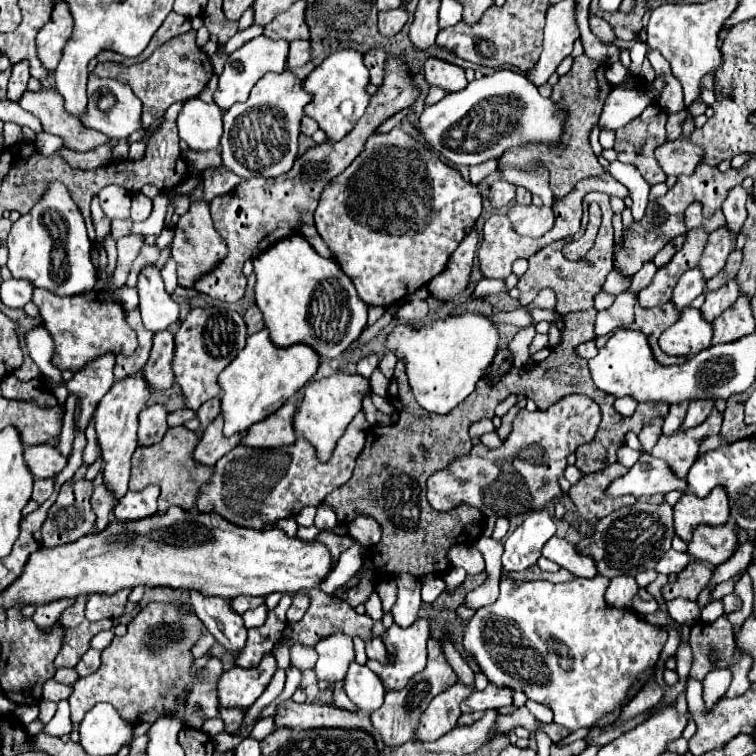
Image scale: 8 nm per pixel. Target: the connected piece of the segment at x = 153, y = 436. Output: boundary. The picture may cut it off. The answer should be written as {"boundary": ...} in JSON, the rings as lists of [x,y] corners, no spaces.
{"boundary":[[[153,404],[139,414],[139,446],[151,446],[163,440],[169,428],[167,414],[163,404]]]}

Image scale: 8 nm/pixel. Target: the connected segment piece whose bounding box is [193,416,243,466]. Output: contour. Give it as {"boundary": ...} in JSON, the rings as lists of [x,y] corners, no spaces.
{"boundary":[[[219,416],[203,432],[201,442],[197,444],[197,448],[193,452],[193,458],[201,464],[213,466],[219,458],[223,458],[227,452],[231,452],[241,442],[241,436],[243,434],[233,434],[231,438],[223,436],[223,416]]]}

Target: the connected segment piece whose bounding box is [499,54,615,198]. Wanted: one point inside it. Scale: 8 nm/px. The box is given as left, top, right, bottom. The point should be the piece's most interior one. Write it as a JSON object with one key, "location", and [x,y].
{"location":[583,89]}

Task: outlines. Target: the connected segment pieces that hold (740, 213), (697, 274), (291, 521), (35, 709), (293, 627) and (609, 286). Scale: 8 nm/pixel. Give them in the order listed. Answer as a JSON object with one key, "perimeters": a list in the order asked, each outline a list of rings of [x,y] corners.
{"perimeters":[[[[737,186],[737,188],[733,188],[733,190],[729,192],[727,202],[723,204],[723,214],[725,214],[725,218],[727,218],[727,226],[729,226],[731,230],[735,230],[735,232],[743,226],[743,222],[745,222],[747,218],[745,200],[747,200],[747,192],[745,192],[741,186]]],[[[697,268],[693,270],[687,270],[681,280],[677,282],[675,290],[673,290],[673,304],[677,306],[677,310],[683,310],[685,306],[689,306],[701,292],[705,290],[705,278],[703,278],[703,272]]],[[[281,518],[281,520],[273,522],[273,524],[265,524],[263,530],[273,530],[273,528],[283,530],[287,536],[295,536],[297,534],[297,522],[295,522],[295,518]]],[[[17,706],[15,708],[15,716],[23,722],[23,724],[29,724],[33,722],[37,716],[39,716],[39,706]]],[[[313,588],[309,592],[309,598],[311,598],[311,606],[309,610],[305,612],[305,616],[299,620],[299,622],[293,622],[287,626],[287,630],[283,630],[283,638],[281,642],[285,642],[287,646],[293,646],[293,644],[303,644],[303,646],[315,646],[319,638],[325,638],[329,634],[337,634],[337,632],[343,632],[351,638],[355,636],[361,636],[363,640],[369,640],[371,638],[371,628],[373,628],[373,618],[369,614],[357,614],[355,608],[347,606],[347,602],[331,596],[331,594],[325,594],[323,590],[319,588]]],[[[613,269],[607,276],[602,291],[609,294],[618,295],[627,290],[631,285],[632,277],[623,276],[617,270]]]]}

